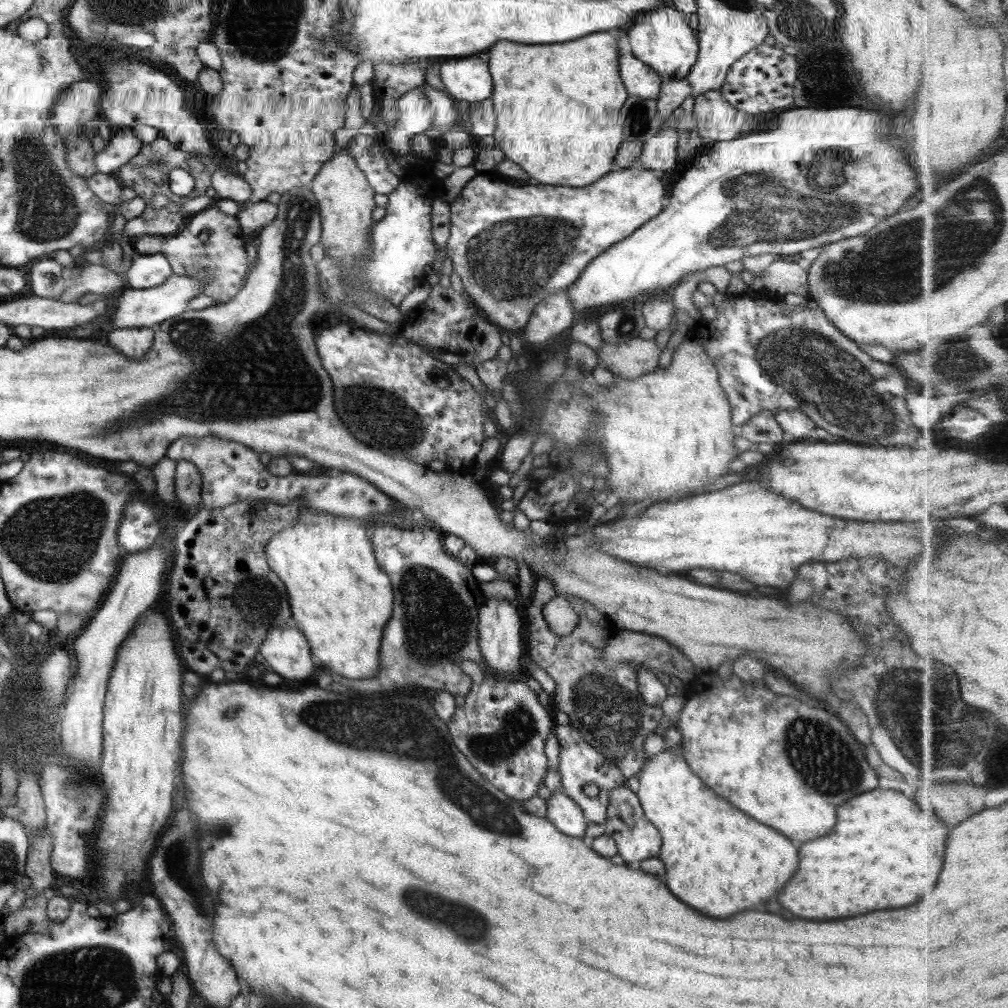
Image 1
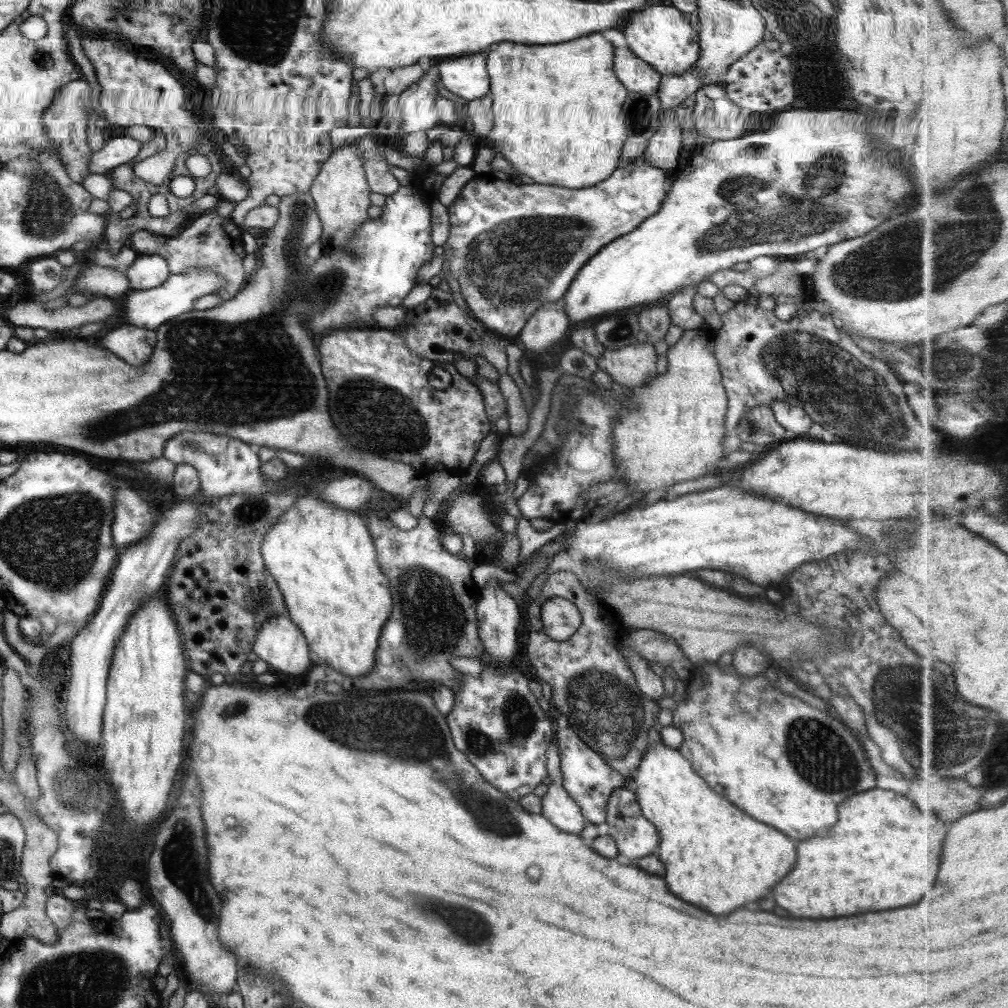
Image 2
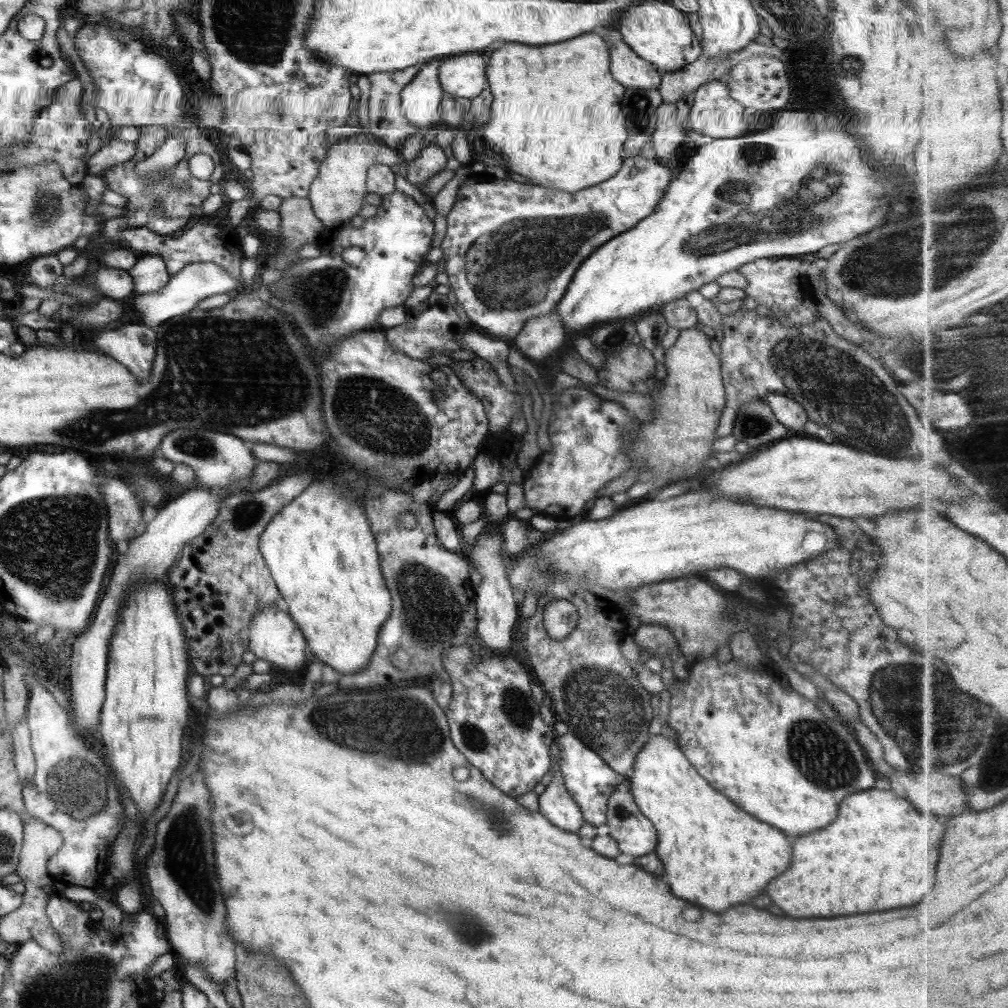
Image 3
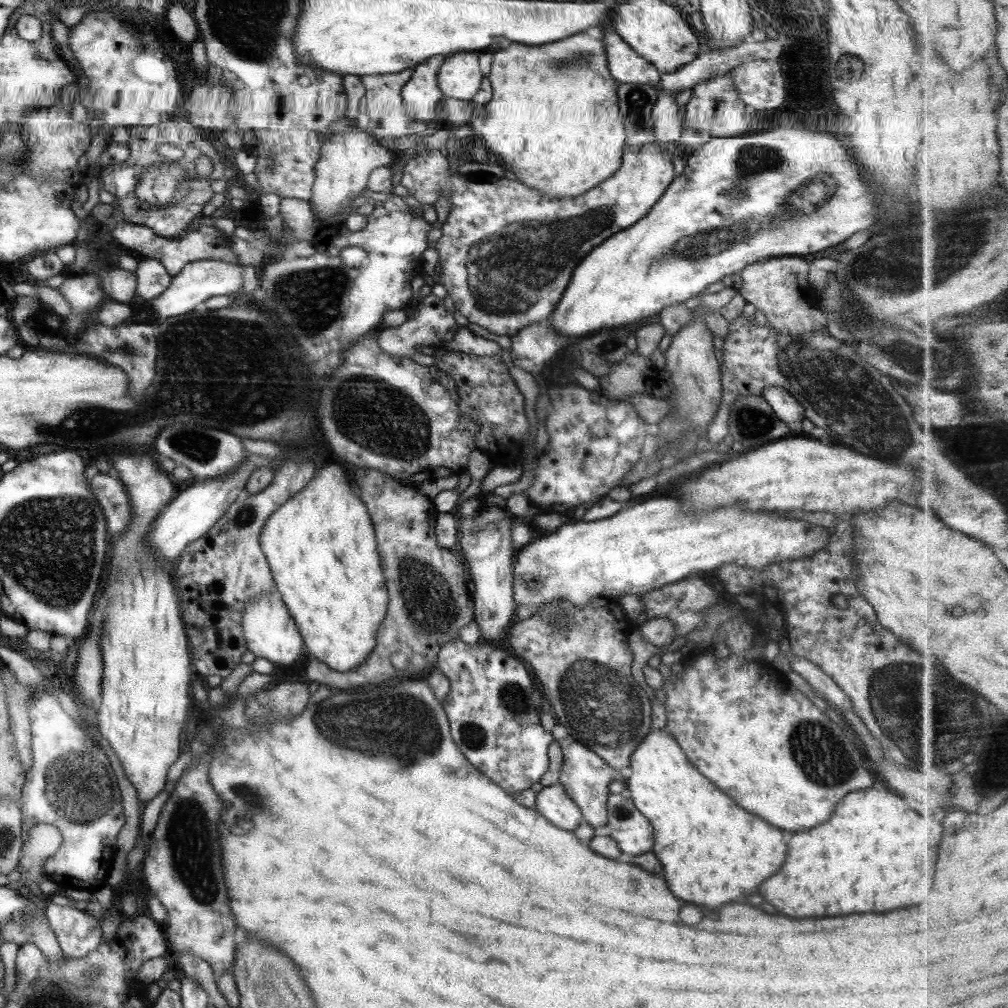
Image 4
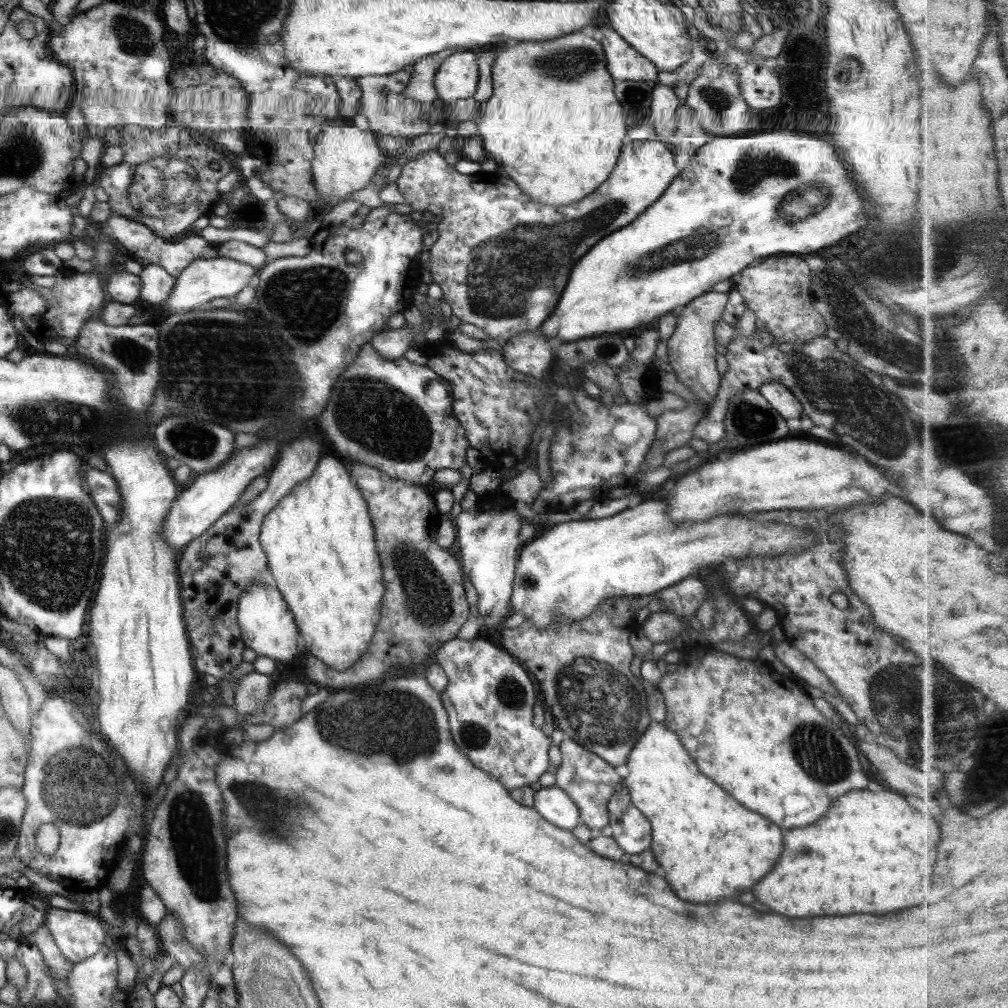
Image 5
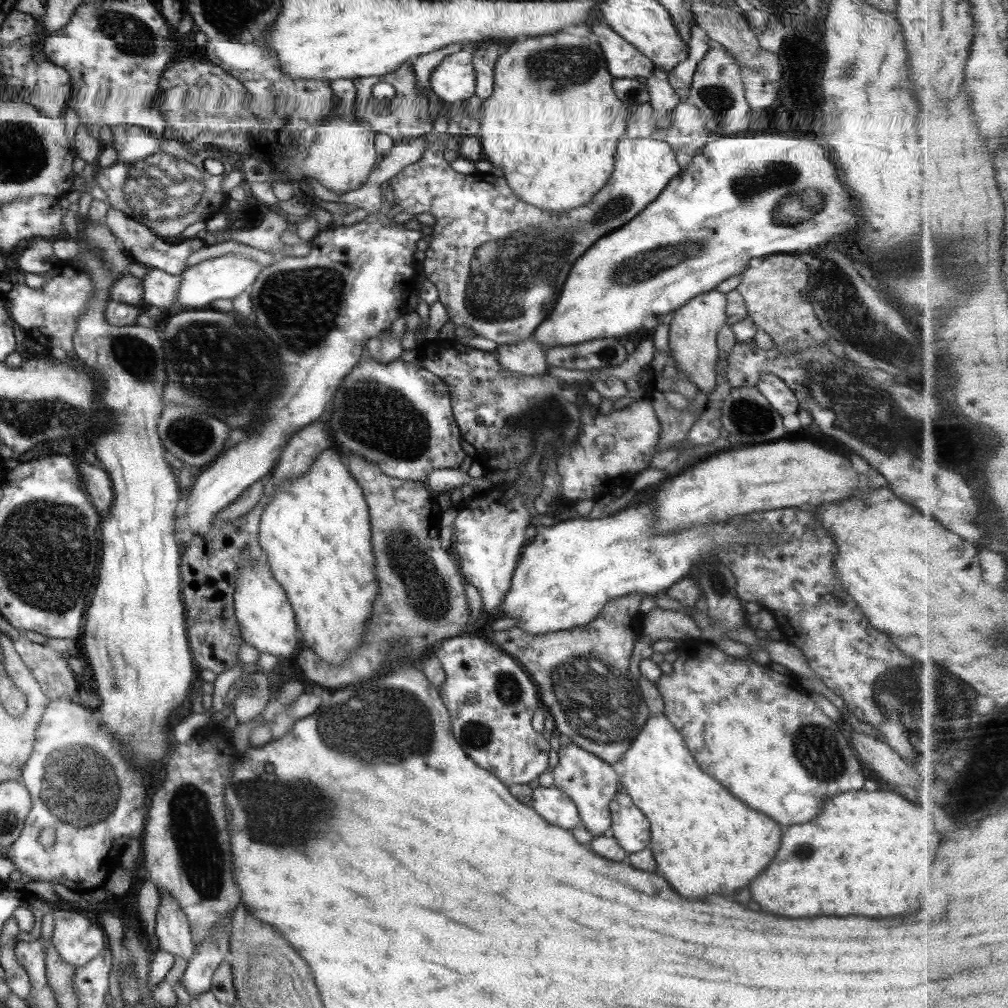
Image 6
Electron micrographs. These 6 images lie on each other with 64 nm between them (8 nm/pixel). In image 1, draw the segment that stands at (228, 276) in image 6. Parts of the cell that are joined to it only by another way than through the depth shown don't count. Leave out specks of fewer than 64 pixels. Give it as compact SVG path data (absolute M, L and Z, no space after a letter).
M172 274L160 286L140 290L126 288L114 308L114 326L116 328L152 328L156 324L162 324L162 322L182 314L184 310L188 310L189 302L194 296L200 294L202 289L204 289L202 280L198 280L194 276L188 278L188 276L176 274Z

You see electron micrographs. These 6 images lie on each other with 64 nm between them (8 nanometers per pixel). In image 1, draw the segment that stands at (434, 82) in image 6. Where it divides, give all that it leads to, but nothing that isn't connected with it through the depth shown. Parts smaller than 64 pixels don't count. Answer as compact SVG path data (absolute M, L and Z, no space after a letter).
M485 55L484 58L472 56L448 60L436 68L445 88L456 102L482 102L492 94L493 80Z

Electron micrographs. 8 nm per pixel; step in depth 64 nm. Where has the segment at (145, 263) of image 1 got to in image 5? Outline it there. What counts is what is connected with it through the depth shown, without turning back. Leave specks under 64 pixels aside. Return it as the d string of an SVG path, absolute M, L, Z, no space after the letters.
M143 264L141 279L141 298L150 304L165 304L170 298L176 277L170 277L164 268L156 264Z

